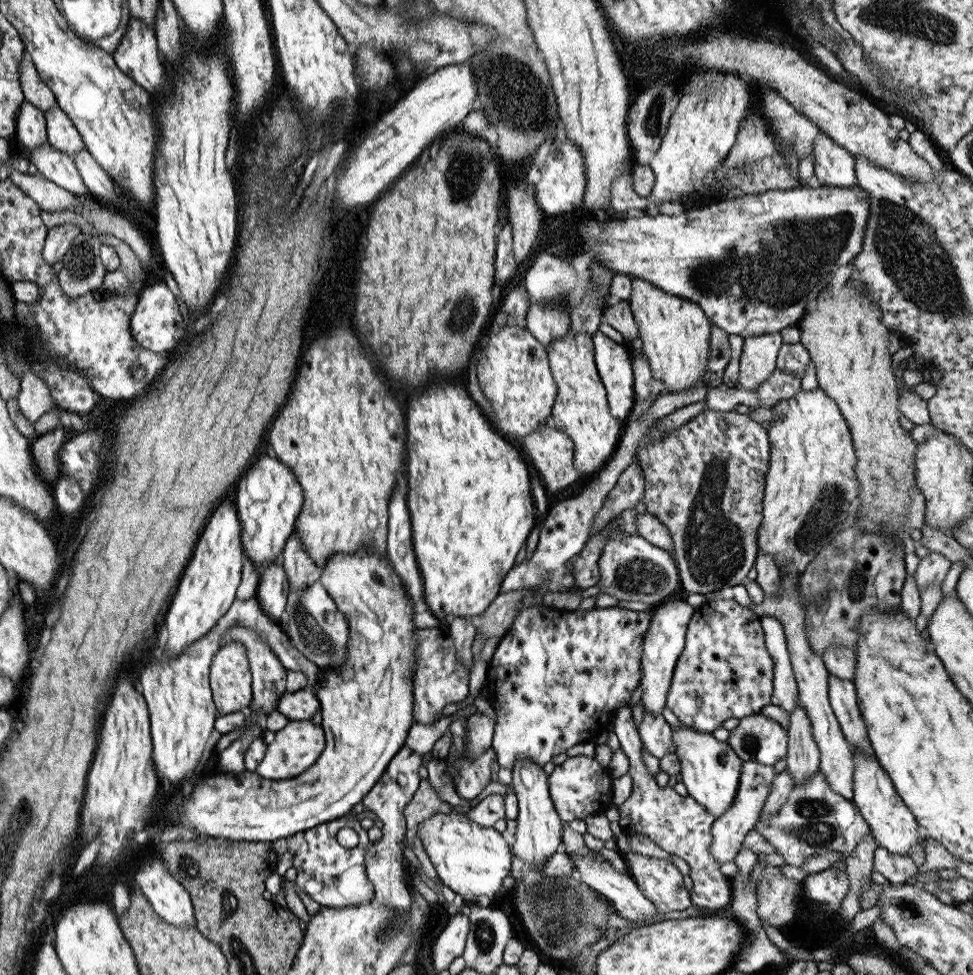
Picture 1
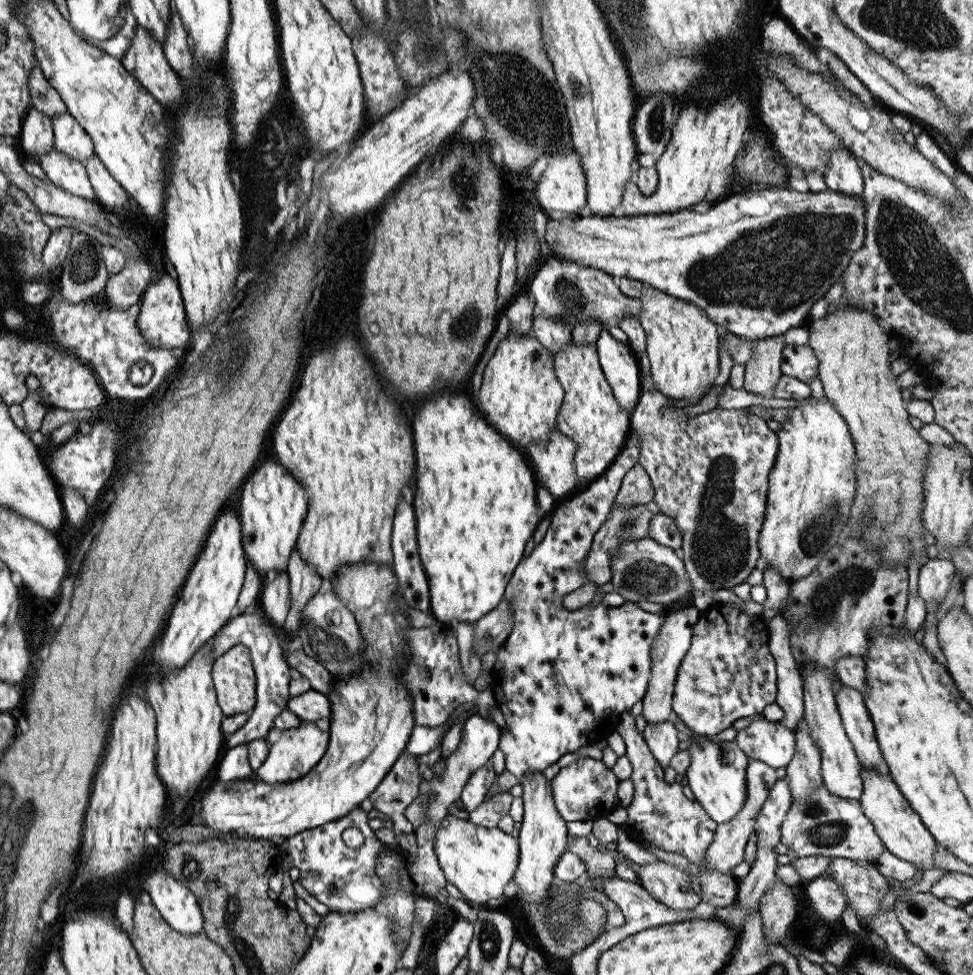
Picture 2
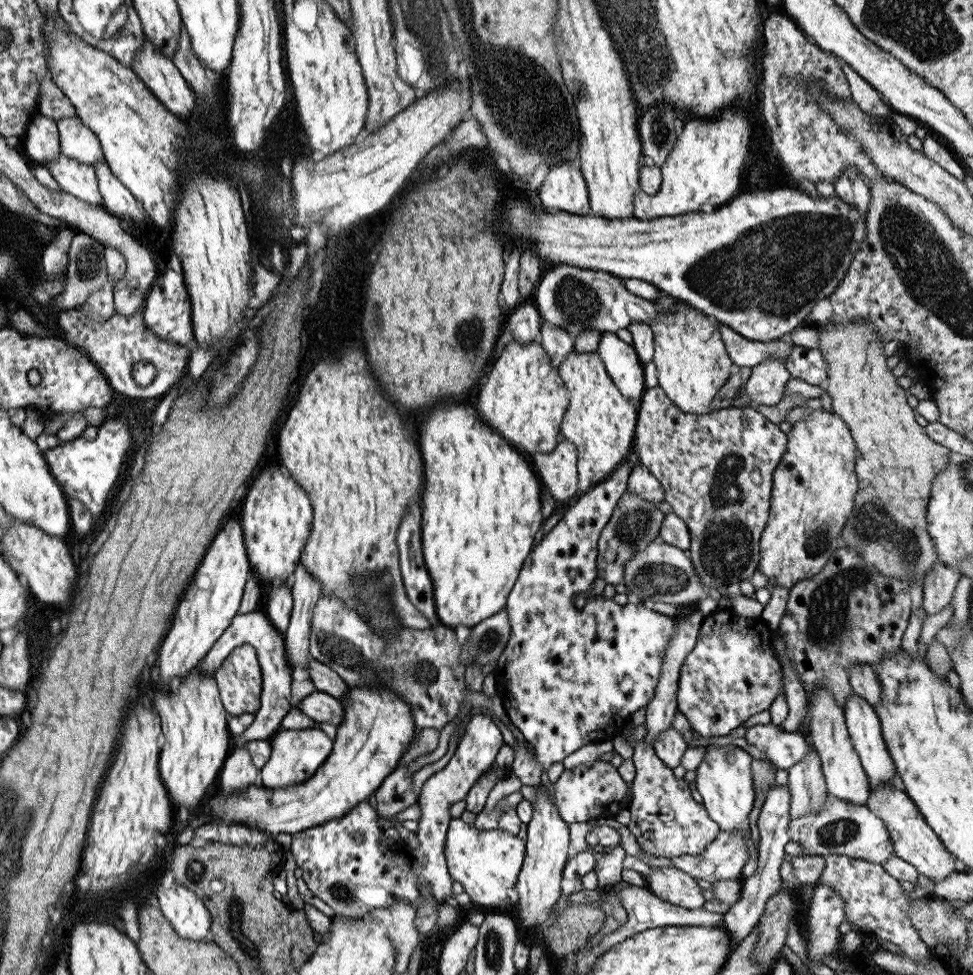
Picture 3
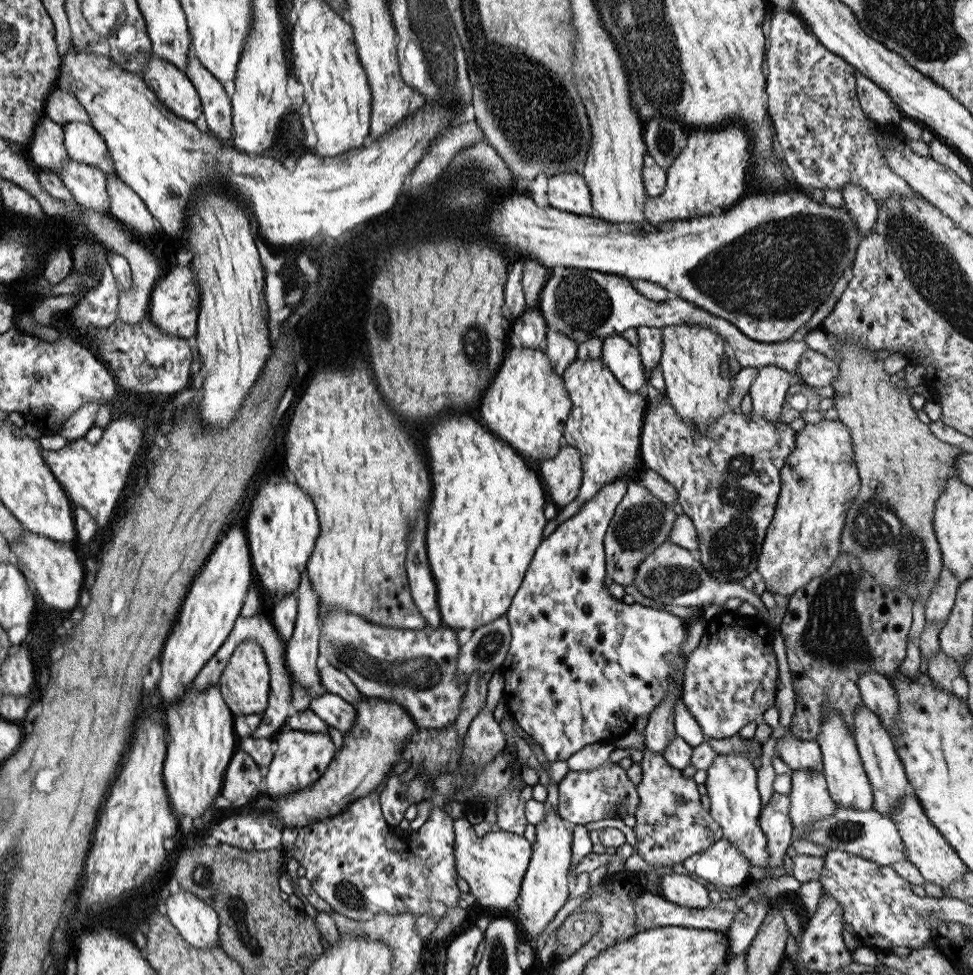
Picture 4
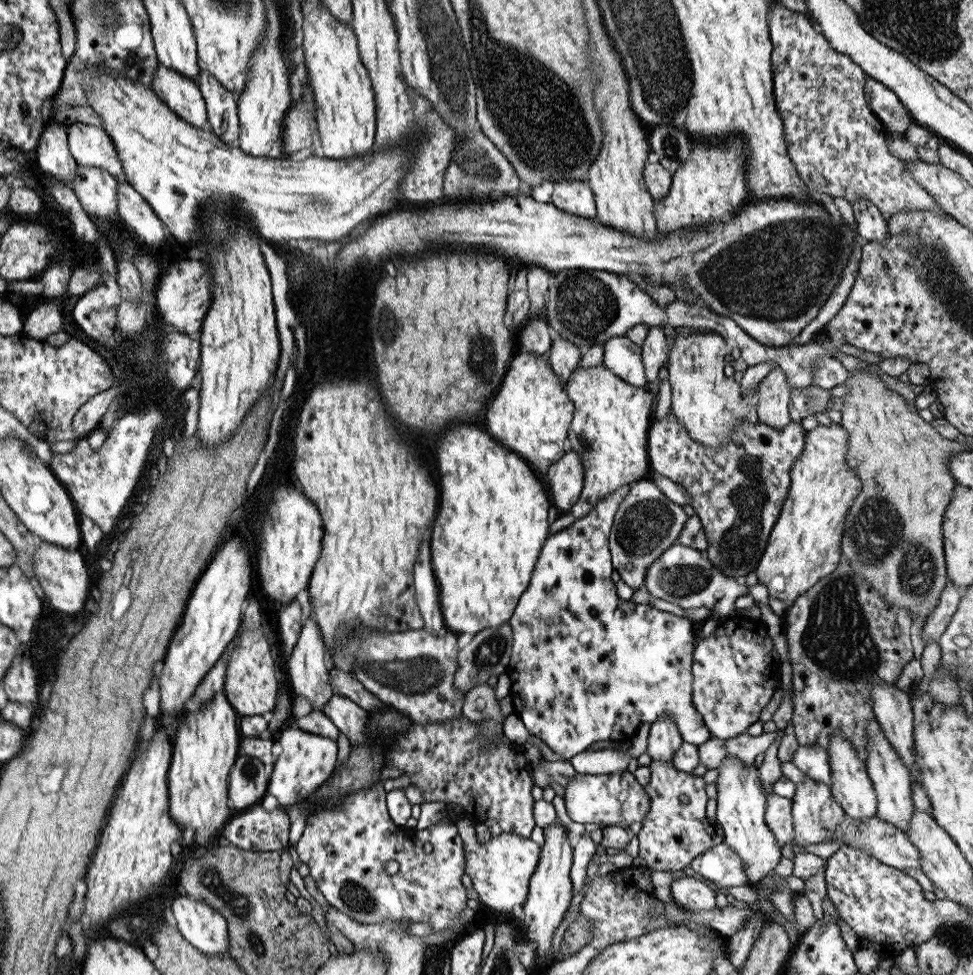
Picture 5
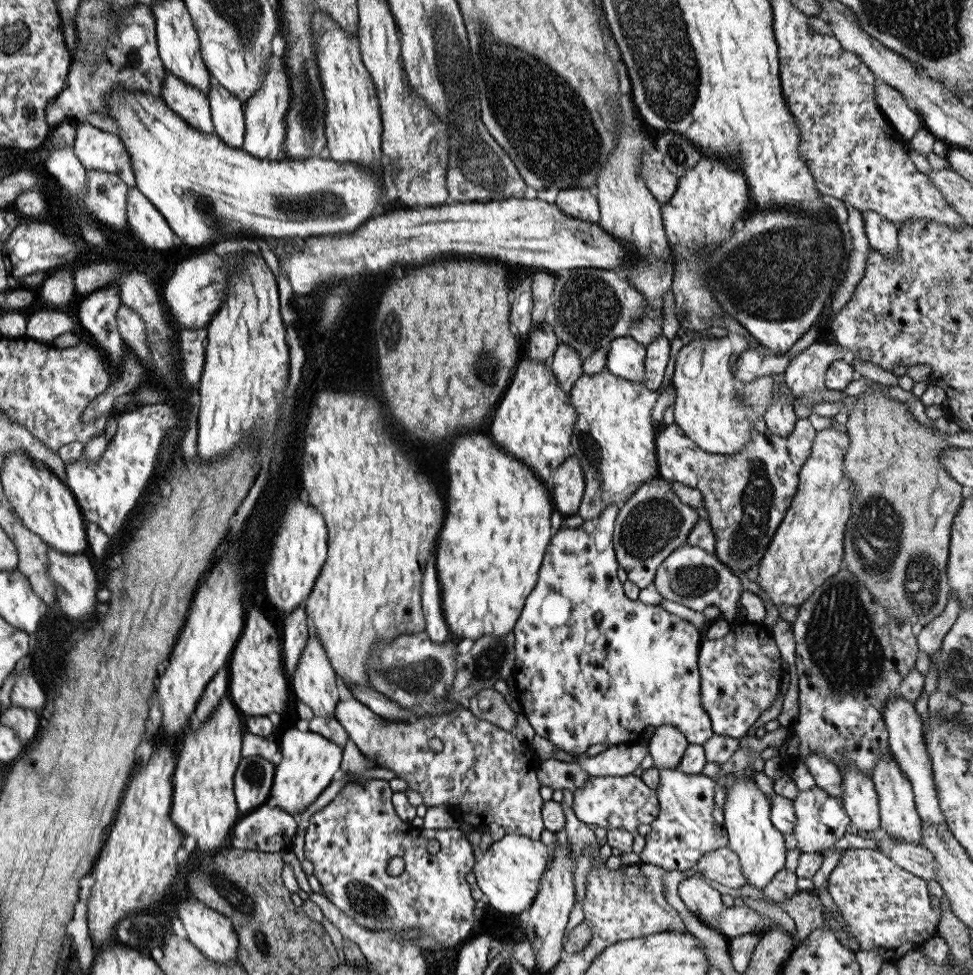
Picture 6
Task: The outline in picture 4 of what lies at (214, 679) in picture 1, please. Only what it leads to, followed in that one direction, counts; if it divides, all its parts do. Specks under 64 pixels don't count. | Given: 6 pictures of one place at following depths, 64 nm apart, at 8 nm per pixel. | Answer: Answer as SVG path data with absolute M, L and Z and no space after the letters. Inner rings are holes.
M248 639L238 645L220 674L219 689L230 711L239 714L262 714L268 709L270 696L270 667L264 649L258 641Z

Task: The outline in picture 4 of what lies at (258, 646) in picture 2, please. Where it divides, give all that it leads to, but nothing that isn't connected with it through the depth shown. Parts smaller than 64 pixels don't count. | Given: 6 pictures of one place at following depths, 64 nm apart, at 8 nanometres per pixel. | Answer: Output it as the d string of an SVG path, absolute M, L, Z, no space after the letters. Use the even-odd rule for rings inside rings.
M259 612L254 614L254 616L240 616L234 624L234 628L228 634L228 638L226 638L224 644L218 648L218 652L208 660L208 664L194 678L193 686L196 686L196 690L200 690L200 692L208 690L210 686L219 686L218 680L220 680L220 674L226 668L227 661L232 656L234 649L248 639L258 641L262 645L262 649L264 649L264 655L266 655L266 661L268 661L268 667L270 667L270 696L268 696L268 709L264 712L264 718L261 721L260 727L253 736L256 736L257 739L274 739L283 730L283 726L293 712L291 707L293 688L285 660L286 646L283 644L277 629L273 626L272 621L265 612Z

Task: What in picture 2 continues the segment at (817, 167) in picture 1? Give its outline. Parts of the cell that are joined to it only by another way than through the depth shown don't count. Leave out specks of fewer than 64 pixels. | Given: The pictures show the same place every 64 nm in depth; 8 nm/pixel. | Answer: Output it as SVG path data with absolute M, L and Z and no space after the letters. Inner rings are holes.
M832 150L828 155L828 170L822 177L829 190L863 198L864 179L857 158L846 150Z

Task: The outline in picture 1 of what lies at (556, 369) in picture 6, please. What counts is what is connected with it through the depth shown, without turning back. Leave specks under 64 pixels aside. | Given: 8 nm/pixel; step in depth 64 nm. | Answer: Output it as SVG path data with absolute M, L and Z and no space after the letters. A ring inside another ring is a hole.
M532 303L526 314L526 328L545 347L560 340L571 329L571 312L567 307Z

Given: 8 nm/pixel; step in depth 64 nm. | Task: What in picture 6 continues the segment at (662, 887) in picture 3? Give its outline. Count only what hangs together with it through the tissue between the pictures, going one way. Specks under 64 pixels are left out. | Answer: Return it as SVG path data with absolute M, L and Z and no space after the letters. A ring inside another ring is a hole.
M692 876L678 884L678 894L690 912L718 931L716 918L726 910L723 895L704 881L704 878Z

